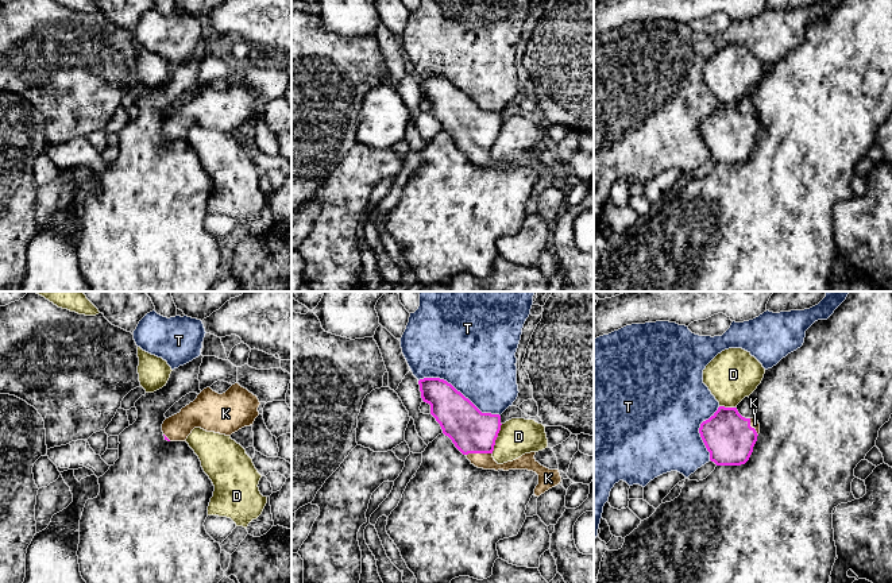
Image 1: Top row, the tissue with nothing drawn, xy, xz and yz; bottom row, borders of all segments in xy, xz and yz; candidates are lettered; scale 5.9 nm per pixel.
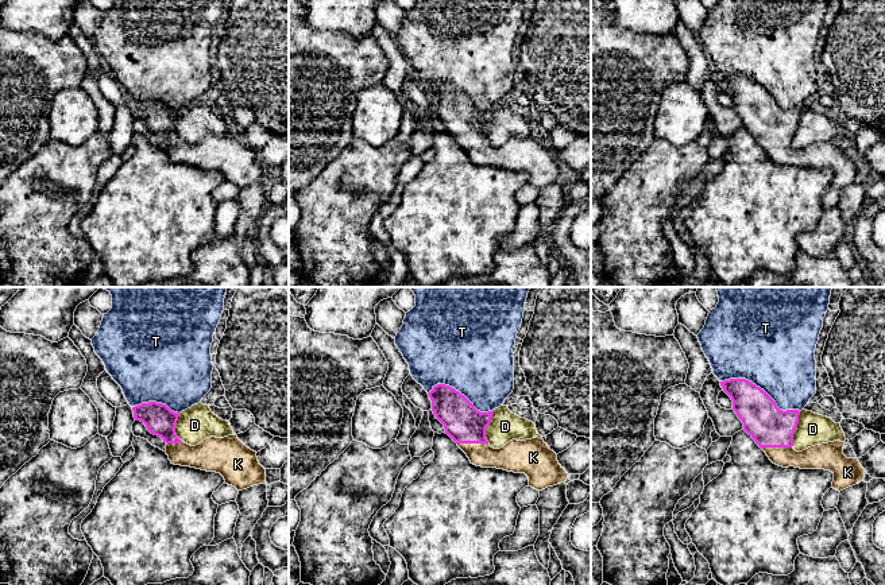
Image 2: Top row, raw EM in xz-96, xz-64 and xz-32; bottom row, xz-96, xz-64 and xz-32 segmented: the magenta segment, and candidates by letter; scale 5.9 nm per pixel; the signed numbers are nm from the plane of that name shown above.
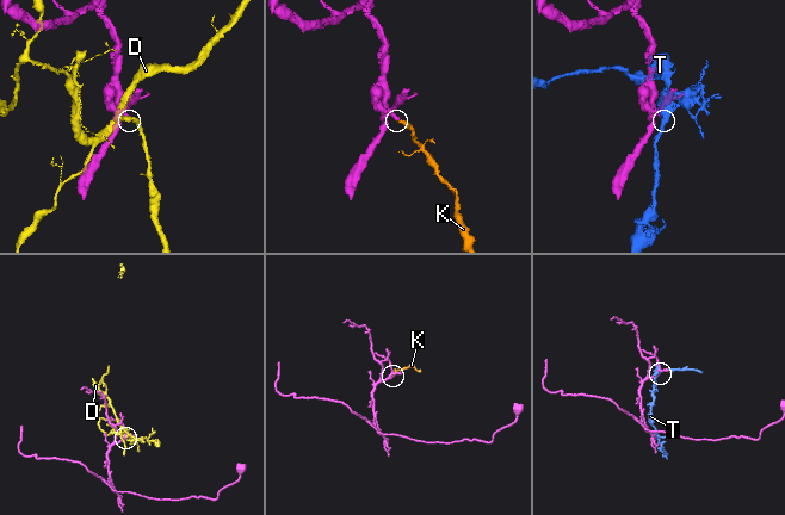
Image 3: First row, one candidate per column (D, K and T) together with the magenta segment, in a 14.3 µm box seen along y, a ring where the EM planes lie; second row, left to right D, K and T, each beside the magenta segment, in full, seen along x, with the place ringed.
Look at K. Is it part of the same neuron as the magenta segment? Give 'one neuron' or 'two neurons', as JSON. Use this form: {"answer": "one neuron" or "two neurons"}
{"answer": "one neuron"}

